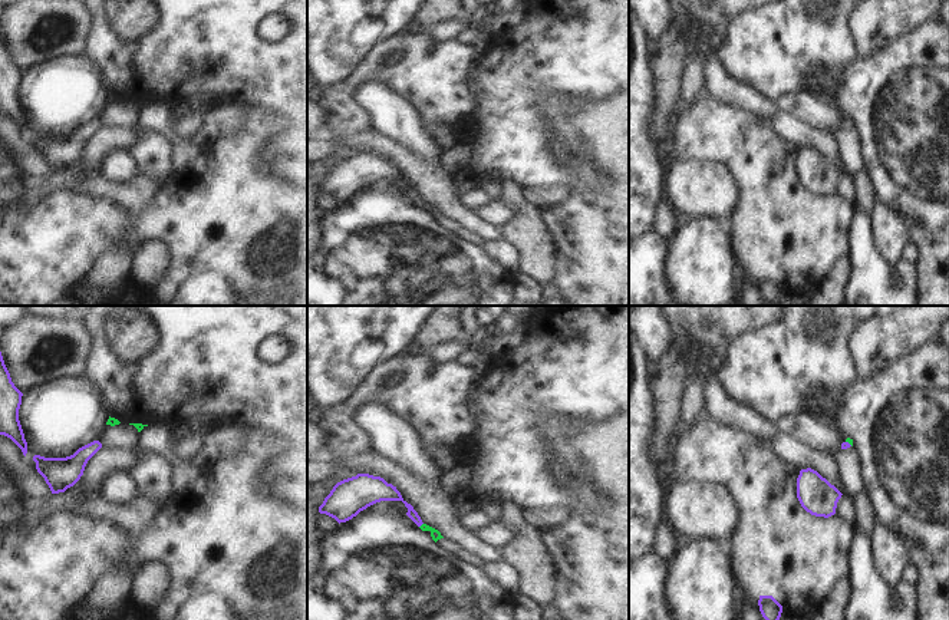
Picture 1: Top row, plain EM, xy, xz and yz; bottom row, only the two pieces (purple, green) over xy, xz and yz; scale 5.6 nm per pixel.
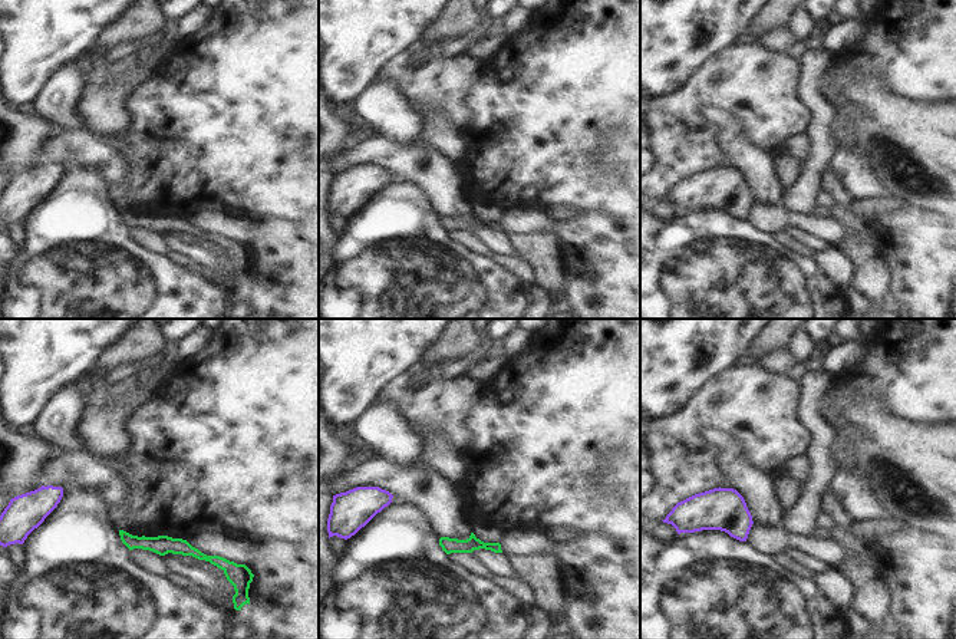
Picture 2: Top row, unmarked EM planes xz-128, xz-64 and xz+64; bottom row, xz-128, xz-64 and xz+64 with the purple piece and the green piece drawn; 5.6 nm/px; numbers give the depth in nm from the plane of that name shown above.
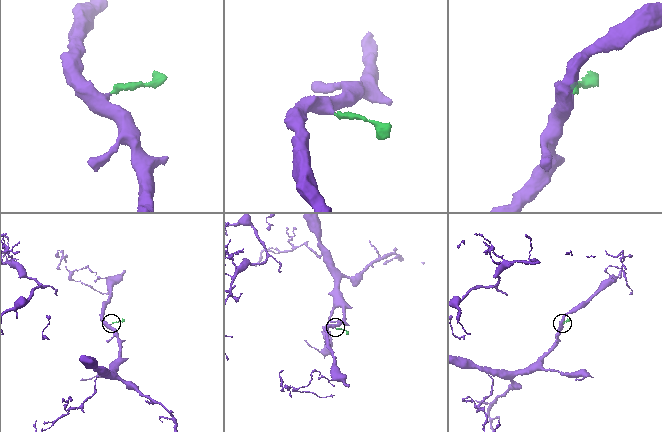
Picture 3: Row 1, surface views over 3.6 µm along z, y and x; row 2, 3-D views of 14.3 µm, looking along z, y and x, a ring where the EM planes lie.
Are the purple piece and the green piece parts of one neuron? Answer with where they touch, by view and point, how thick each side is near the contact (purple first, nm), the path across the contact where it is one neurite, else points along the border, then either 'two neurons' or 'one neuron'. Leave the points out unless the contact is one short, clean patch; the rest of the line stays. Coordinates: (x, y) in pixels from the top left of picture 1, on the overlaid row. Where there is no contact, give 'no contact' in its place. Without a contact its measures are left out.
meets purple in xz at (421, 524); 90 nm thick on the purple side, 60 nm on the other; runs through xz (389, 492), (401, 498), (421, 524), (435, 534); one neuron

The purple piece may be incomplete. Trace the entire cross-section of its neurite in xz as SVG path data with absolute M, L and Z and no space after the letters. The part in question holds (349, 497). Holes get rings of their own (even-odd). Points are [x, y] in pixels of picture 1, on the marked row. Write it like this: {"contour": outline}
{"contour": "M357 474L356 476L337 482L319 507L319 512L335 518L340 524L380 501L402 501L408 508L406 515L422 531L429 531L435 542L444 538L438 530L422 522L418 512L402 498L396 487L388 484L380 476L369 474Z"}

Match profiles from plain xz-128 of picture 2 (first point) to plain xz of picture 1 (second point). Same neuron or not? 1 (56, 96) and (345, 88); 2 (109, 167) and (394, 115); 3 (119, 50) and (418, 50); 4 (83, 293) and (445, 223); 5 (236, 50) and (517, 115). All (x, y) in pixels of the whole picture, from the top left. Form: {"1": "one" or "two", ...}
{"1": "two", "2": "two", "3": "two", "4": "two", "5": "one"}

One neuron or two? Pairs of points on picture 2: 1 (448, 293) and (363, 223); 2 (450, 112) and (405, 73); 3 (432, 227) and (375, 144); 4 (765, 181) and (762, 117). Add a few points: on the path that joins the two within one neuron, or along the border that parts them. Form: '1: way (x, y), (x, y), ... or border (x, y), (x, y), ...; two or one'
1: way (427, 280), (416, 270), (411, 270), (385, 244); one
2: way (439, 101), (416, 78); one
3: border (394, 174), (401, 174), (425, 194); two
4: border (739, 127), (742, 134), (765, 152); two

